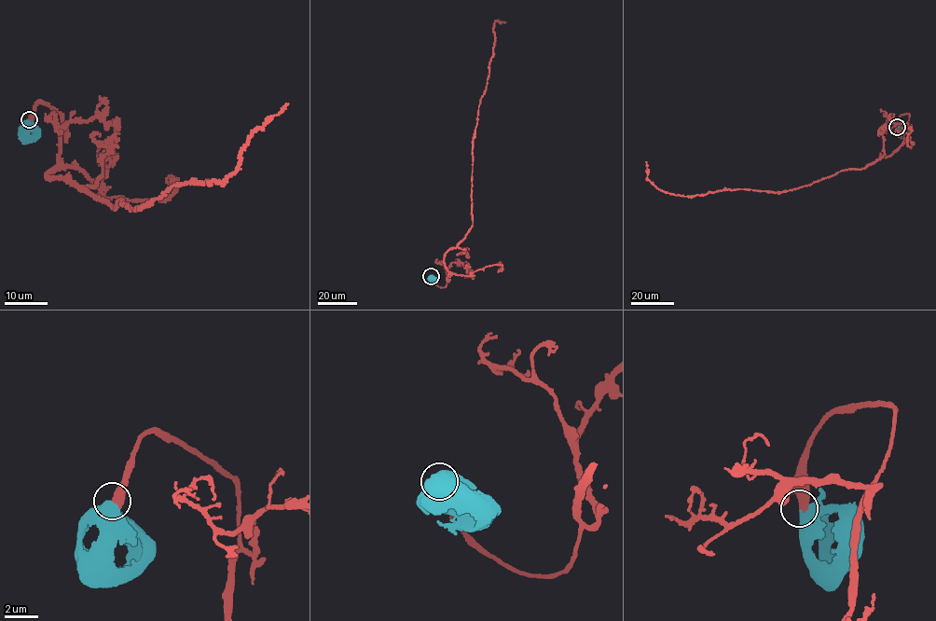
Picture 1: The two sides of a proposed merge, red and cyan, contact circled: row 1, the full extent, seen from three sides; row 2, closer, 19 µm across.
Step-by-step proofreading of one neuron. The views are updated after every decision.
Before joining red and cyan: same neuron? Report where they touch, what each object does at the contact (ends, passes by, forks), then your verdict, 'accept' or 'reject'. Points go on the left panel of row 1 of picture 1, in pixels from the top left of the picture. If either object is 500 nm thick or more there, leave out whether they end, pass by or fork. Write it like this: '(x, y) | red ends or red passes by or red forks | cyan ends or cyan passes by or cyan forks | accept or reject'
(29, 119) | accept

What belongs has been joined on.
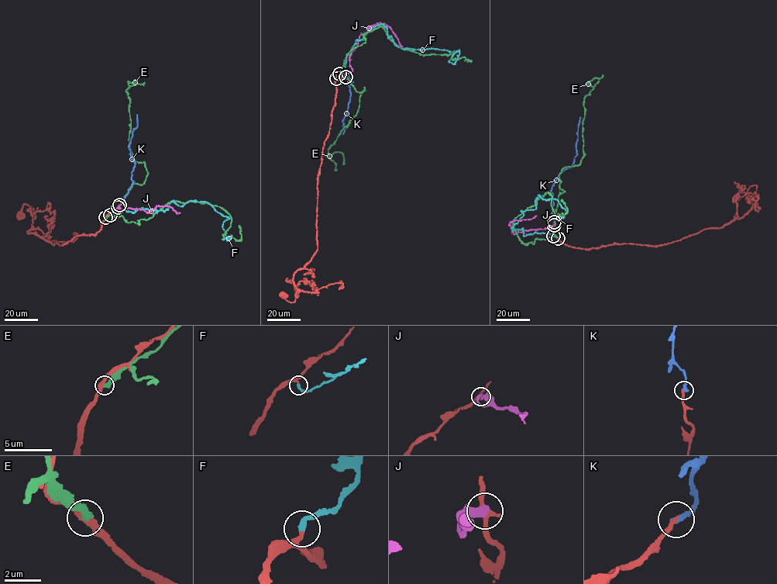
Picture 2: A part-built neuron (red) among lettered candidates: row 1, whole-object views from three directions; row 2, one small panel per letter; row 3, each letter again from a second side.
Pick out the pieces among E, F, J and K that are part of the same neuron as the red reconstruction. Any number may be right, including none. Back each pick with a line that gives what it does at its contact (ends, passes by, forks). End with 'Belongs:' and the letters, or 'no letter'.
F: it ends
Belongs: F

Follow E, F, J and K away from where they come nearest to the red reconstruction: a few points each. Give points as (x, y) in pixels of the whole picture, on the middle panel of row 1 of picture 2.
E: (336, 78), (364, 34), (382, 26), (404, 50), (455, 50), (452, 58), (465, 60)
F: (339, 74), (355, 41), (380, 24), (400, 47), (445, 50), (453, 63), (459, 53), (451, 57)
J: (345, 76), (352, 72), (351, 53), (359, 36), (369, 27), (379, 22), (385, 24), (403, 46)
K: (345, 77), (352, 81), (349, 81), (348, 84), (350, 95), (342, 122), (342, 126), (345, 127), (342, 134)

